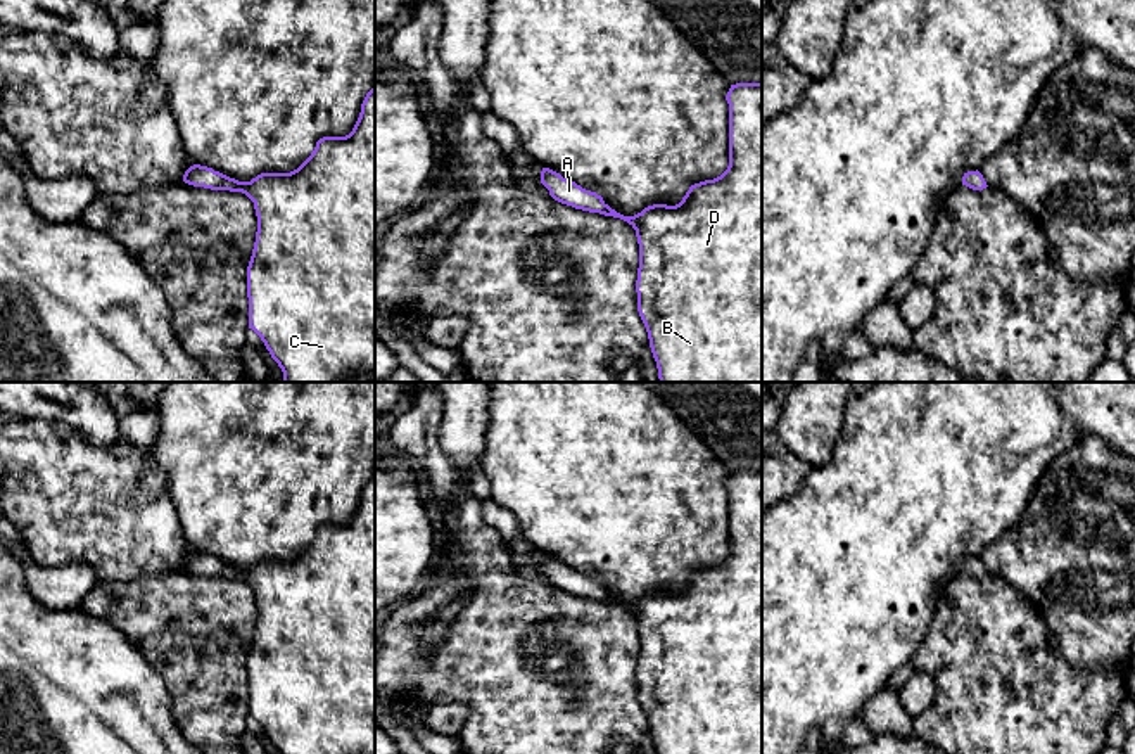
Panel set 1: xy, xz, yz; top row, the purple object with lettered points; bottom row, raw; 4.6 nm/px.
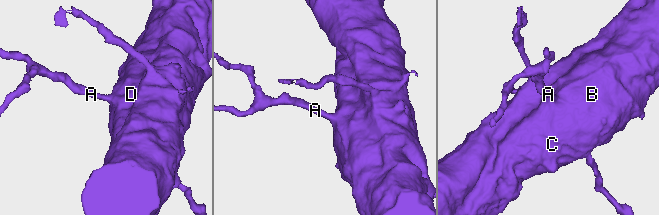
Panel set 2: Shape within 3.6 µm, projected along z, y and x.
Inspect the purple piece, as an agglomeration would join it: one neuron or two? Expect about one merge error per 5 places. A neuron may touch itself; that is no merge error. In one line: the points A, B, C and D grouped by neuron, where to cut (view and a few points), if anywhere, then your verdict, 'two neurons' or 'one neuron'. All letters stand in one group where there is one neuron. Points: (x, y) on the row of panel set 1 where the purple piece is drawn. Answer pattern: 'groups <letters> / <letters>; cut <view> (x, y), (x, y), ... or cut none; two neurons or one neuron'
groups A B C D; cut none; one neuron

